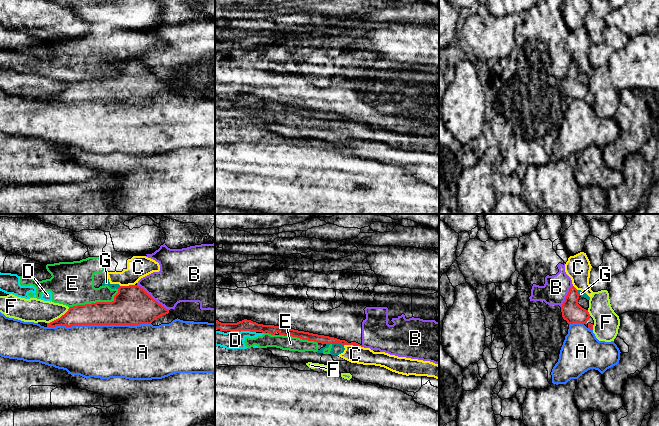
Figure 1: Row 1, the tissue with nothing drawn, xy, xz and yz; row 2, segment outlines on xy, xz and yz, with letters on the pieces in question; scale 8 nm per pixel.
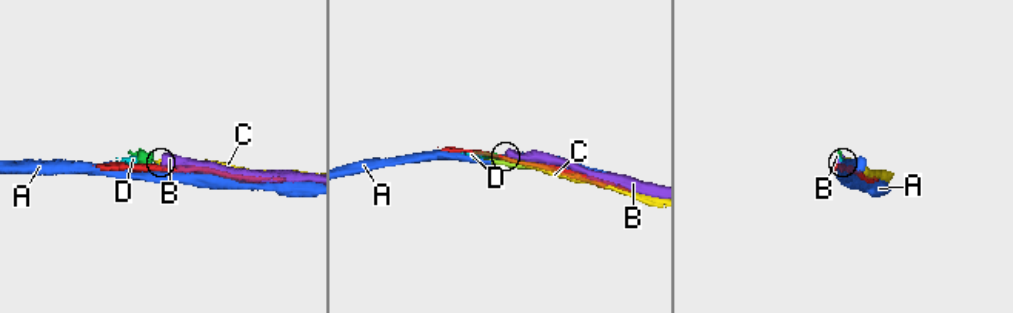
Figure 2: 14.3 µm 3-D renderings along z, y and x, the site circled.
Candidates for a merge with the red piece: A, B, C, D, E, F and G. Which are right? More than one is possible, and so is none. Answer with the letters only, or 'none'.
none

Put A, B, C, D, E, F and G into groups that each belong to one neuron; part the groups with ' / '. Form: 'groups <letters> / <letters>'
groups A / B / C D E G / F

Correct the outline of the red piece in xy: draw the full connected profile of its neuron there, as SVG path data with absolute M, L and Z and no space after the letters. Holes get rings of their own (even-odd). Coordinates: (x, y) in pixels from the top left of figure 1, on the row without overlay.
M138 61L120 62L112 78L96 78L69 83L60 94L47 99L47 103L75 101L140 101L151 100L157 94L169 89L169 86L154 76Z

